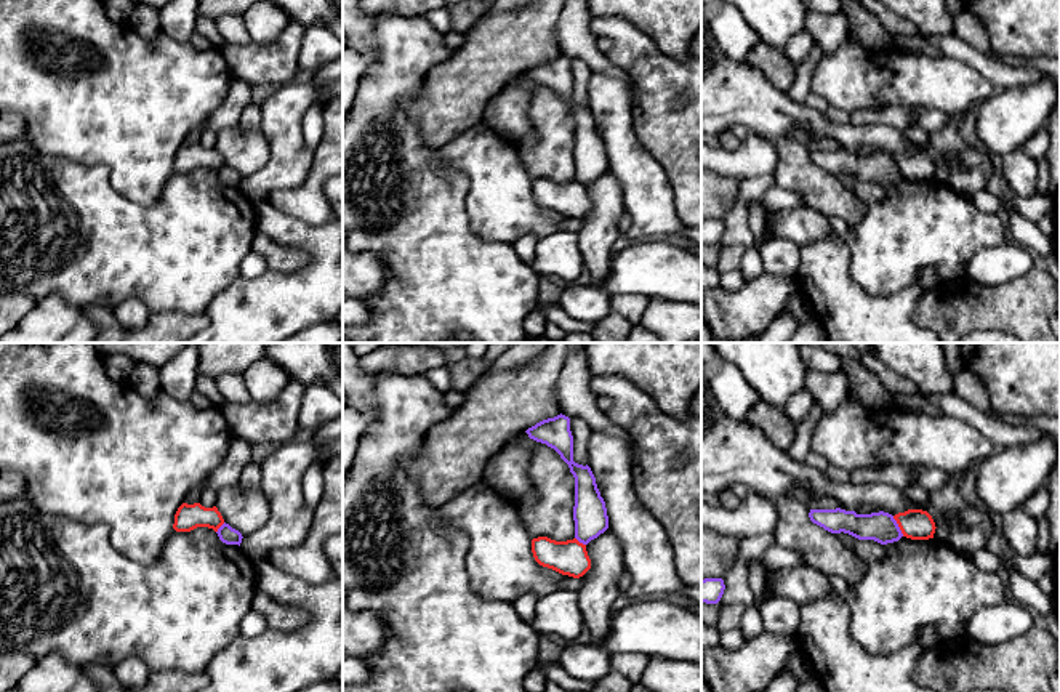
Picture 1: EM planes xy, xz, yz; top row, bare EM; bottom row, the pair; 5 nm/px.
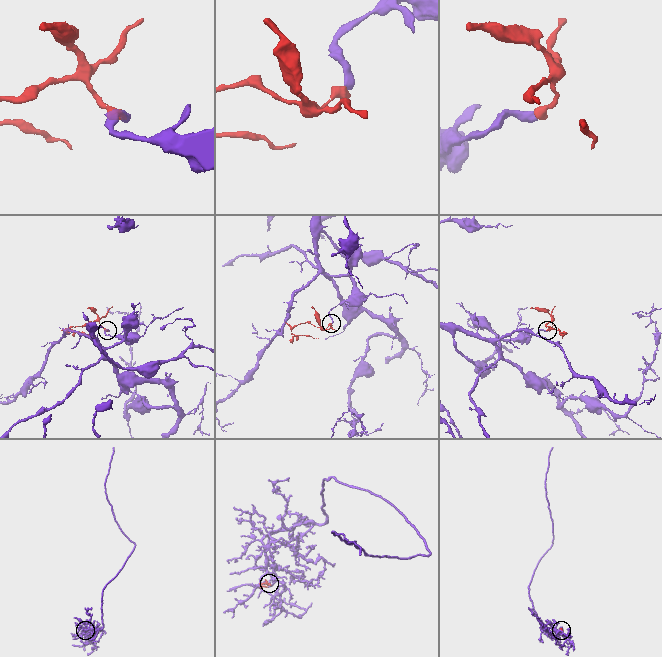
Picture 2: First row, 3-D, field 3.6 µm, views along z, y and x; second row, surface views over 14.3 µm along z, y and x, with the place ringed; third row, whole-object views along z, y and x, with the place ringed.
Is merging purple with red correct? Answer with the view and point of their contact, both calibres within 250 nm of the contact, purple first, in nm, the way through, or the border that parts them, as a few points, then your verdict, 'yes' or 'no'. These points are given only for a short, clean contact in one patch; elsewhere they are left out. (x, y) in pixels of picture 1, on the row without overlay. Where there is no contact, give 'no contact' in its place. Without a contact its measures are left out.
yz (897, 167) | 150/160 nm | along yz (892, 157), (903, 177) | no

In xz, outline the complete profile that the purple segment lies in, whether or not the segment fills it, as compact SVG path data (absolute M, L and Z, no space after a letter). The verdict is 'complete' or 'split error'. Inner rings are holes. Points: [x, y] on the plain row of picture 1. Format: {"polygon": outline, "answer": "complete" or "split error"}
{"polygon": "M560 54L536 64L525 74L530 80L554 90L568 106L575 119L575 179L588 186L608 170L608 157L591 109L573 103L570 59Z", "answer": "complete"}

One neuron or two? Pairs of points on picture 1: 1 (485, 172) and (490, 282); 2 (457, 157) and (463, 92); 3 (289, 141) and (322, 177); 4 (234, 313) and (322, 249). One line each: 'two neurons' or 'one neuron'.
1: two neurons
2: two neurons
3: two neurons
4: one neuron

